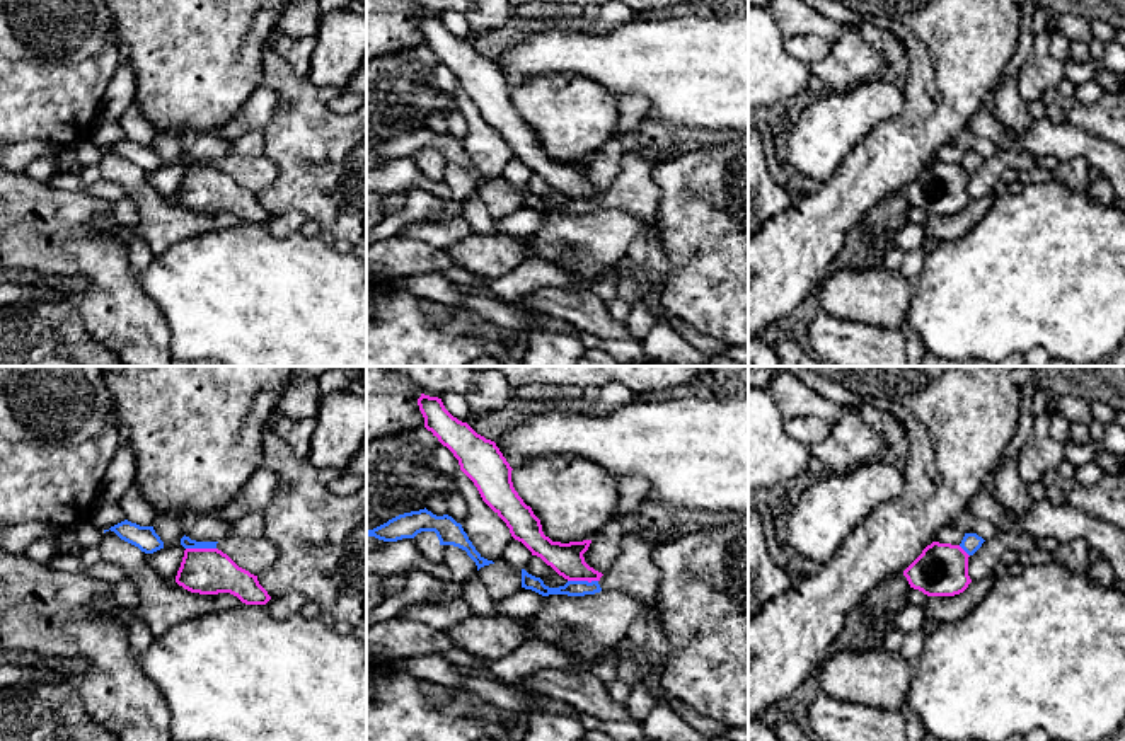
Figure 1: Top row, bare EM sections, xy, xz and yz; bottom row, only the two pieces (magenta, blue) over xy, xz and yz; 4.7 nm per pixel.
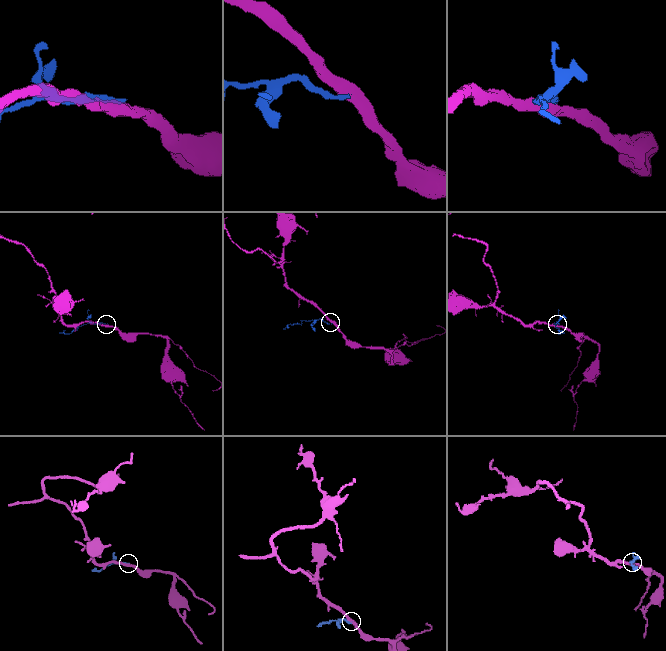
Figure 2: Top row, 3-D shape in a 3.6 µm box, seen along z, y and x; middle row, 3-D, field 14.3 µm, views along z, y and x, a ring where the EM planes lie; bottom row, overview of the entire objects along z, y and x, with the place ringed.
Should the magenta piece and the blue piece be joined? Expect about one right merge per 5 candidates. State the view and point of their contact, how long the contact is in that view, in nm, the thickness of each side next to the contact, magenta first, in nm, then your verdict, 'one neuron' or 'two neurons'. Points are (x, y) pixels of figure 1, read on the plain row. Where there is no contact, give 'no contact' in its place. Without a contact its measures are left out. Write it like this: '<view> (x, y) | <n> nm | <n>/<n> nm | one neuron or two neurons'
xy (201, 167) | 140 nm | 220/60 nm | two neurons

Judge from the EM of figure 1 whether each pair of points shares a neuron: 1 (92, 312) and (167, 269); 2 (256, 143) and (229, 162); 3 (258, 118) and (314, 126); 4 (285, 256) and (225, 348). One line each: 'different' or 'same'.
1: different
2: different
3: different
4: same

